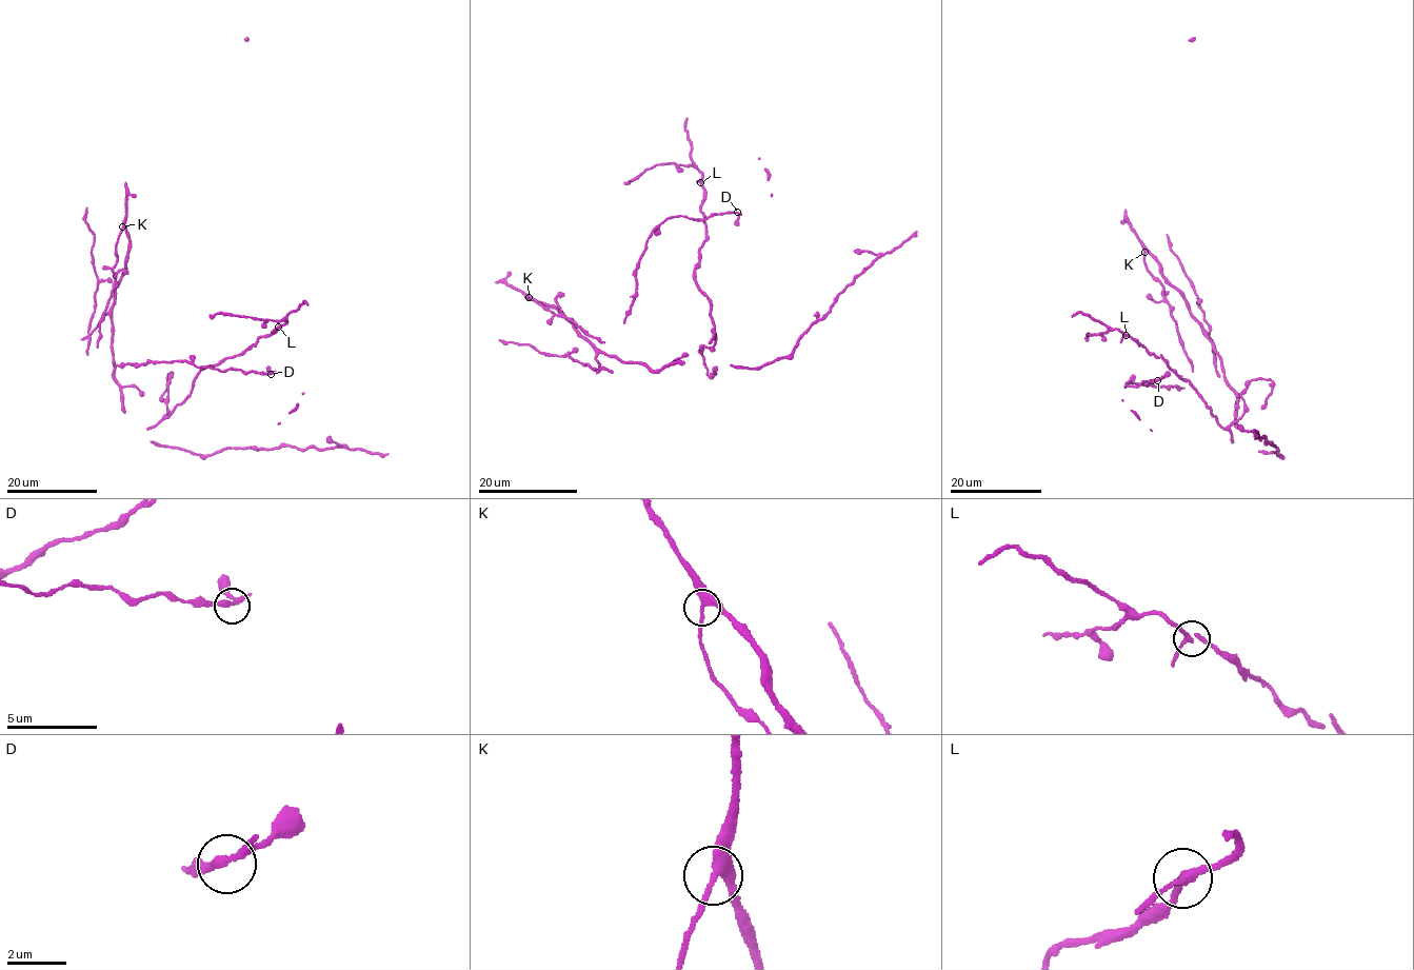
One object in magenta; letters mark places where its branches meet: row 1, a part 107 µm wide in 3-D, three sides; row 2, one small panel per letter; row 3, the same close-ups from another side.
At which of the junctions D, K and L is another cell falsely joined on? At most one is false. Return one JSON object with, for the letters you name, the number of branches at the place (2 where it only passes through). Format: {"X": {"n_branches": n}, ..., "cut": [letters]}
{"cut": []}

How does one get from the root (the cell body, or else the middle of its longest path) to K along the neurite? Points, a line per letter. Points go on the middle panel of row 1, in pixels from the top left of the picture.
K: (580, 334), (557, 309), (529, 297)

